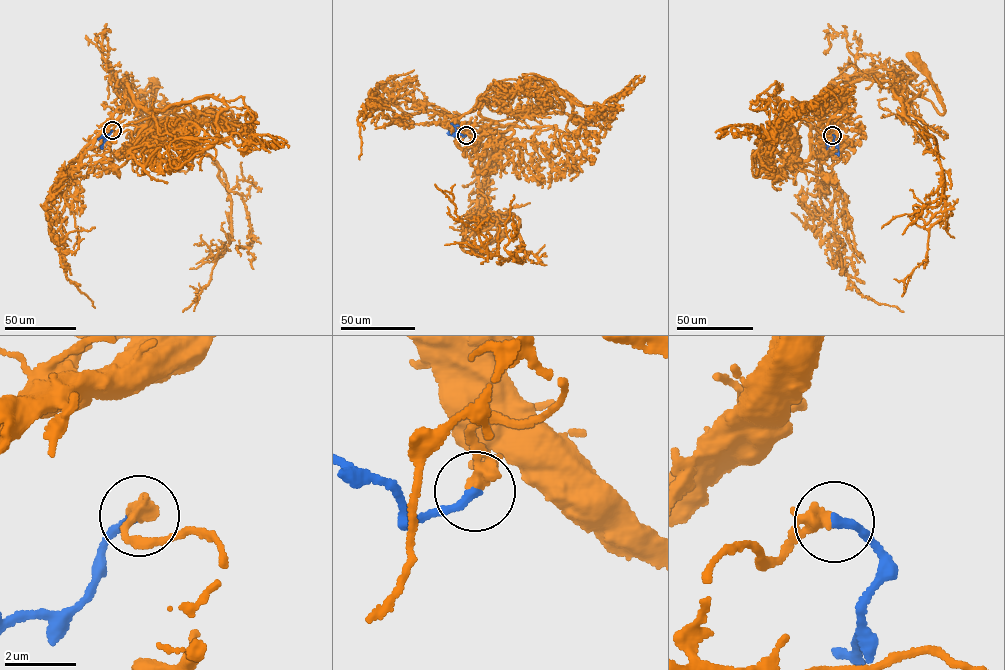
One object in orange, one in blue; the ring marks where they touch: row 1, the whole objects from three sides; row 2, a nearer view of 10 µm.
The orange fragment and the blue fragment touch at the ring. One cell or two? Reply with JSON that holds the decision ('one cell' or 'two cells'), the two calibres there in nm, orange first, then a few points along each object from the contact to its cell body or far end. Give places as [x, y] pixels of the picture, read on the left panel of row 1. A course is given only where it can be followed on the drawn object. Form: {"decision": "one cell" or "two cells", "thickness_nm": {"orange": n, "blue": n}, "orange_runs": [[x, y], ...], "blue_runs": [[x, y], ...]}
{"decision": "one cell", "thickness_nm": {"orange": 480, "blue": 260}, "orange_runs": [[112, 130], [115, 135], [151, 117], [132, 104], [126, 87], [142, 110], [143, 140], [149, 139], [155, 86]], "blue_runs": [[112, 130], [101, 145]]}

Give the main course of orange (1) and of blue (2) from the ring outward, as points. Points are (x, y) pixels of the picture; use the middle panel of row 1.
1: (466, 135), (470, 127), (481, 131), (514, 125), (490, 152), (481, 218), (460, 247), (470, 252), (499, 236)
2: (466, 135), (456, 132), (451, 135), (449, 131)

